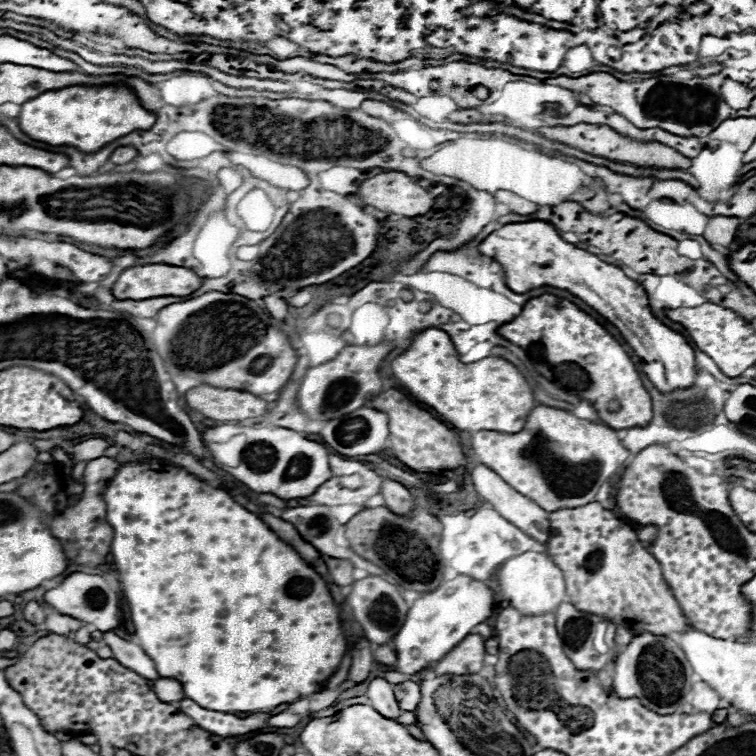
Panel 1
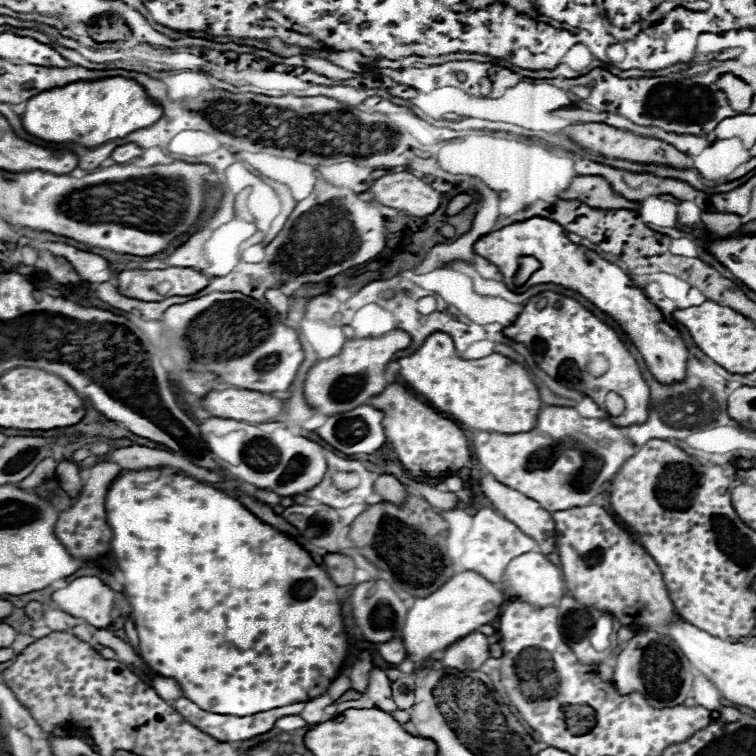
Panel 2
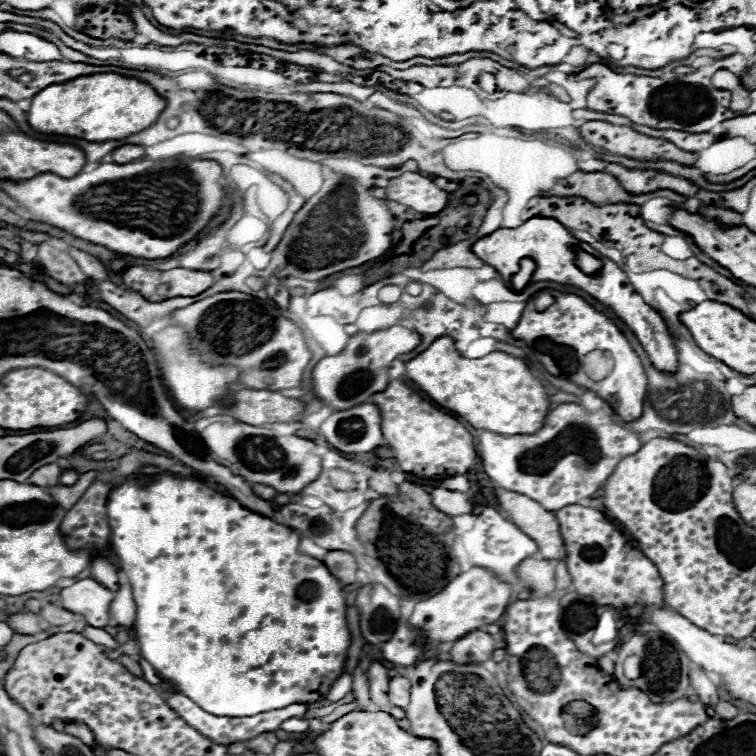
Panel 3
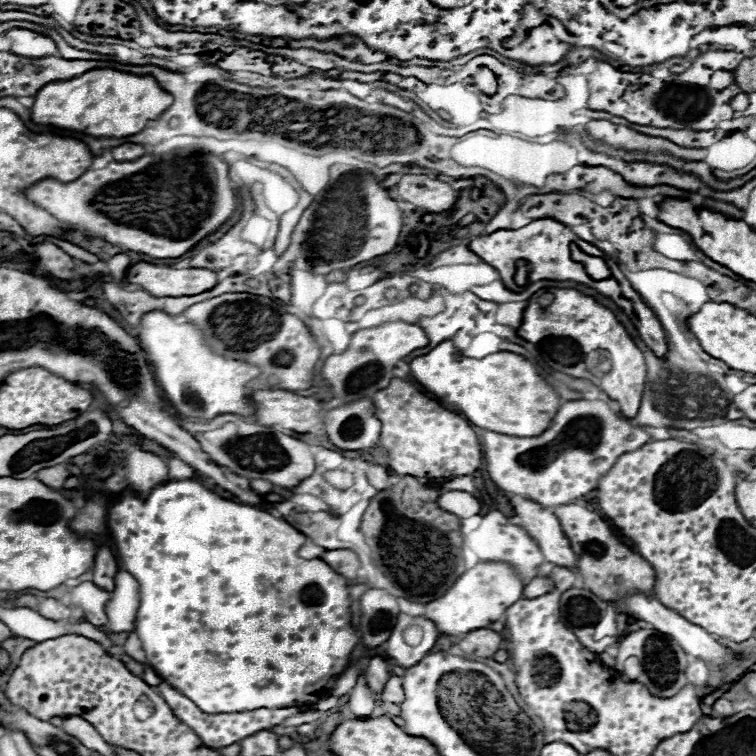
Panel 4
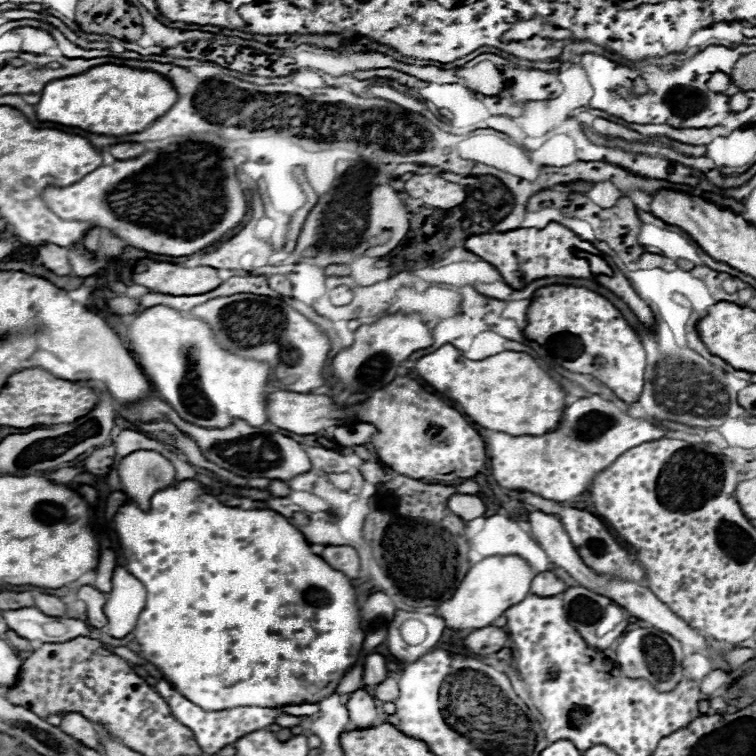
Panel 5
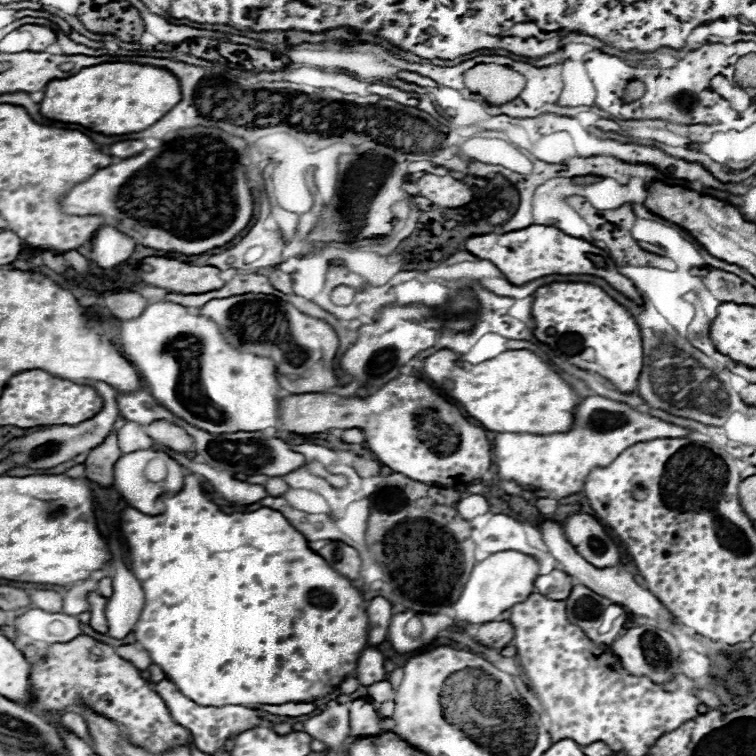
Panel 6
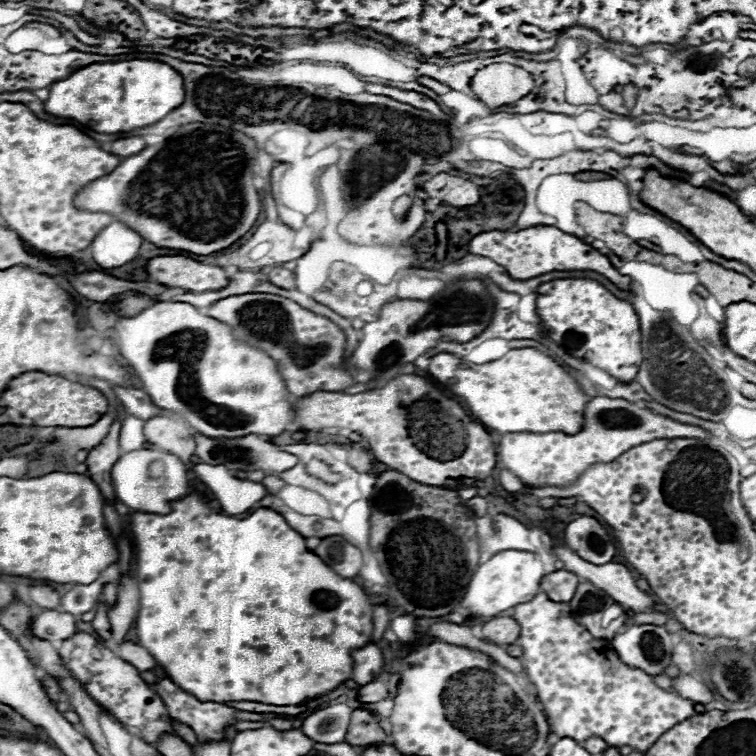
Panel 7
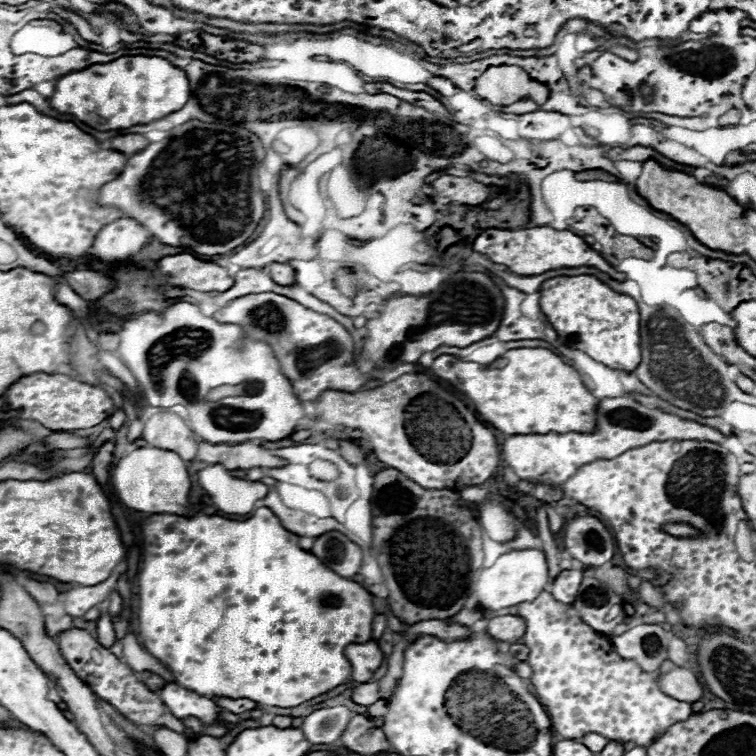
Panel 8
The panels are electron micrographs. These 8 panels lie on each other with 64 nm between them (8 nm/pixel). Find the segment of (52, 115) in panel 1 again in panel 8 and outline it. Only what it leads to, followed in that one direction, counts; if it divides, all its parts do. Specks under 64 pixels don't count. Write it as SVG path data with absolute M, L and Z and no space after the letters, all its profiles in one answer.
M122 56L106 64L92 64L56 80L50 108L72 114L94 130L124 130L136 124L150 124L180 110L190 96L186 74L158 56Z

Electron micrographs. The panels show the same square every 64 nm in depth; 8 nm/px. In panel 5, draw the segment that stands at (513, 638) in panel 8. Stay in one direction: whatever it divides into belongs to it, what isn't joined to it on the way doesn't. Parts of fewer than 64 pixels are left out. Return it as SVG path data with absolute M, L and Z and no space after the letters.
M484 626L480 630L474 630L470 632L462 646L464 650L468 650L470 654L476 654L476 656L488 656L488 654L494 654L498 650L502 650L508 642L508 632L504 628L496 628L496 626Z

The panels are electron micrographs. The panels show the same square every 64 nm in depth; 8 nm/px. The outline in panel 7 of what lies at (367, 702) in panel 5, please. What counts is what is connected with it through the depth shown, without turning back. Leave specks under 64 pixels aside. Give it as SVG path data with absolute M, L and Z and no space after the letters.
M354 708L350 716L350 726L346 734L346 742L352 746L368 746L384 742L386 734L378 724L378 718L364 708Z

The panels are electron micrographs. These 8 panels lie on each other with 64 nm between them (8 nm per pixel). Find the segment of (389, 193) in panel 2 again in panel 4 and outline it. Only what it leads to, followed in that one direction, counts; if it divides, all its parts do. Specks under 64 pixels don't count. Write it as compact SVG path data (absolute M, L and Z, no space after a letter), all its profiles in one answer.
M406 174L394 188L398 200L410 202L418 210L426 210L426 212L444 212L452 208L456 202L456 190L424 174Z

